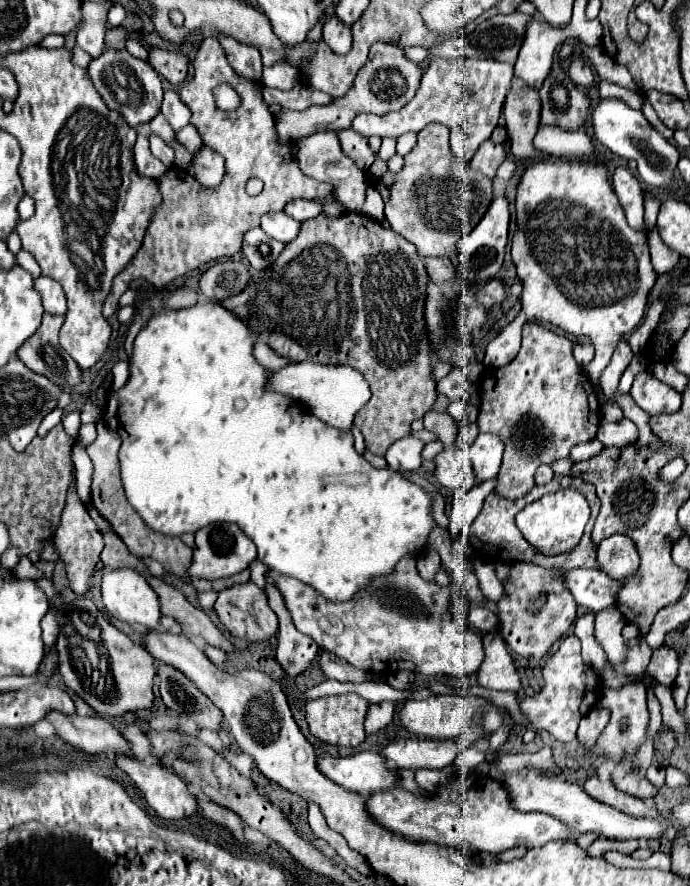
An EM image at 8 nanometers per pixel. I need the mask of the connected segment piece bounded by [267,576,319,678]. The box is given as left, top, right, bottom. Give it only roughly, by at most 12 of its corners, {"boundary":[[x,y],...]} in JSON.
{"boundary":[[269,576],[267,598],[279,618],[275,660],[293,676],[311,666],[319,646],[301,634]]}

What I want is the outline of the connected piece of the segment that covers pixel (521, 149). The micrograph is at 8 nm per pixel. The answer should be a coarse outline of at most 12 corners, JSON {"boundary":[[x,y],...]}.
{"boundary":[[515,76],[505,98],[515,158],[539,160],[539,92]]}

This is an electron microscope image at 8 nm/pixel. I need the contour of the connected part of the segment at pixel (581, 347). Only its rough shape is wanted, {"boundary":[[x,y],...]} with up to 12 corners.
{"boundary":[[591,342],[573,344],[577,364],[585,366],[593,360]]}

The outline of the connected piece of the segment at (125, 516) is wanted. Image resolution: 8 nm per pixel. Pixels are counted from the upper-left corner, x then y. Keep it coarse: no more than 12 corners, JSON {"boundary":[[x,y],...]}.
{"boundary":[[97,420],[85,448],[91,504],[125,542],[191,582],[191,548],[149,532],[121,492],[119,436]]}

